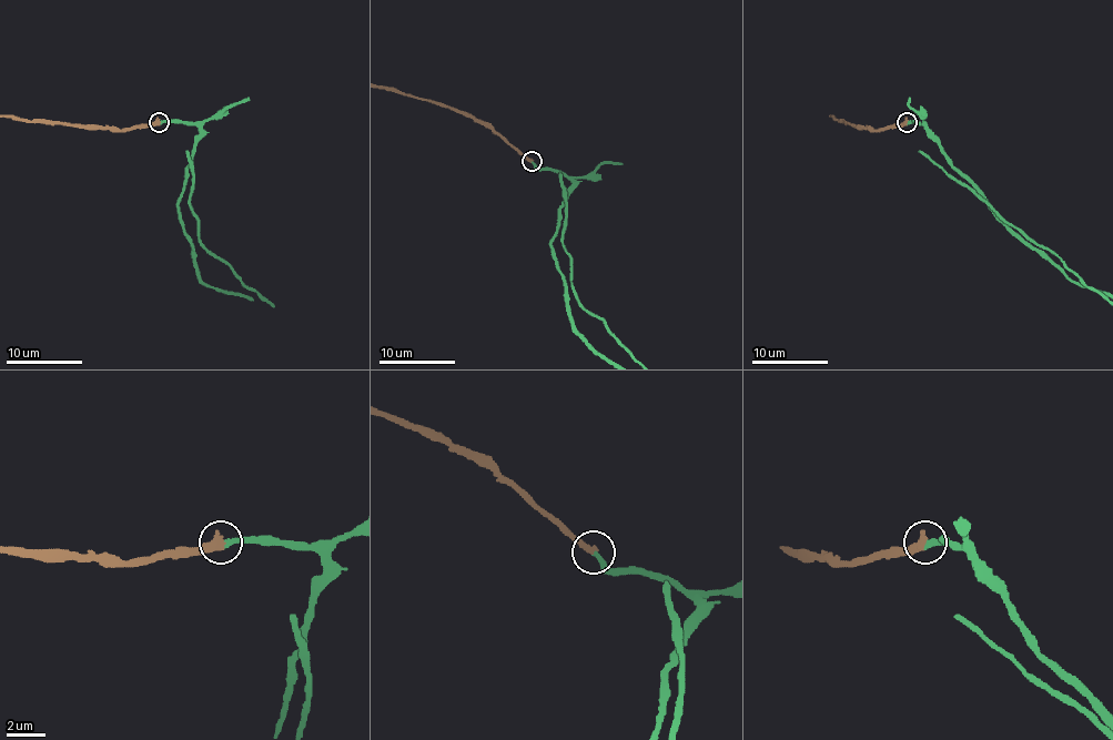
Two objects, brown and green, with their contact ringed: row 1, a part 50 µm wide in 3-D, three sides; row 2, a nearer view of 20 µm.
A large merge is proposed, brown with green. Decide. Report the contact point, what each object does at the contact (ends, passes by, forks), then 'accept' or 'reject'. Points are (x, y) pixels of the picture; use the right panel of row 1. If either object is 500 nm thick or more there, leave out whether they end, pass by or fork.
place (907, 122); brown ends; green ends; accept

